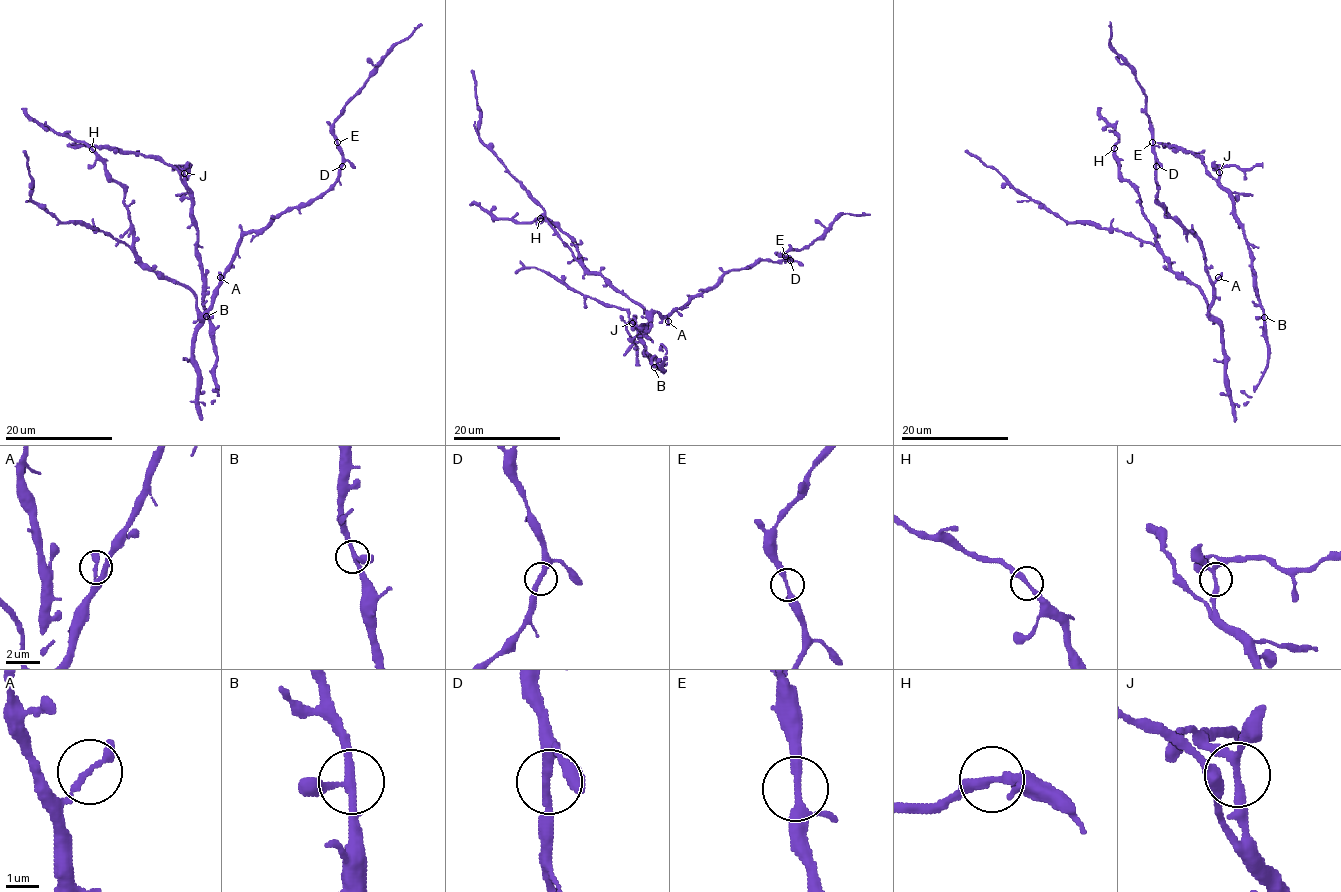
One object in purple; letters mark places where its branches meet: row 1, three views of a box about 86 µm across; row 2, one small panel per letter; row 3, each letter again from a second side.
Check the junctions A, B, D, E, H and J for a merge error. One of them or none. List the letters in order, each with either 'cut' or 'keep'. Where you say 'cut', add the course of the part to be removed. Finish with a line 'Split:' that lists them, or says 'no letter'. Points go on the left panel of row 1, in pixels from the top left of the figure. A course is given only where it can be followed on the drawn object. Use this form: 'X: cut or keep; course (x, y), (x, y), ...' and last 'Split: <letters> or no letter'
A: keep
B: keep
D: keep
E: keep
H: keep
J: keep
Split: no letter

